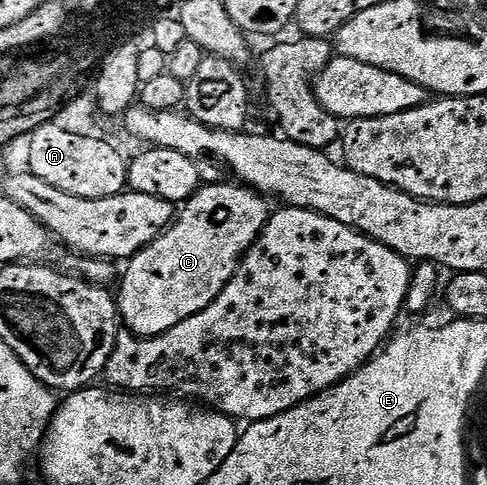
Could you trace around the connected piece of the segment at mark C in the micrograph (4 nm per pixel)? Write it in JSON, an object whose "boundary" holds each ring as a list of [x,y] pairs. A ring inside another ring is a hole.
{"boundary":[[[213,181],[213,186],[201,185],[200,189],[179,207],[171,226],[160,234],[146,248],[139,250],[133,258],[127,259],[124,279],[118,290],[118,309],[121,323],[140,338],[153,338],[165,334],[170,328],[182,324],[190,316],[202,312],[226,288],[228,281],[236,275],[241,260],[248,255],[248,249],[258,240],[264,225],[270,217],[268,202],[263,193],[251,186],[236,182],[222,184]]]}

